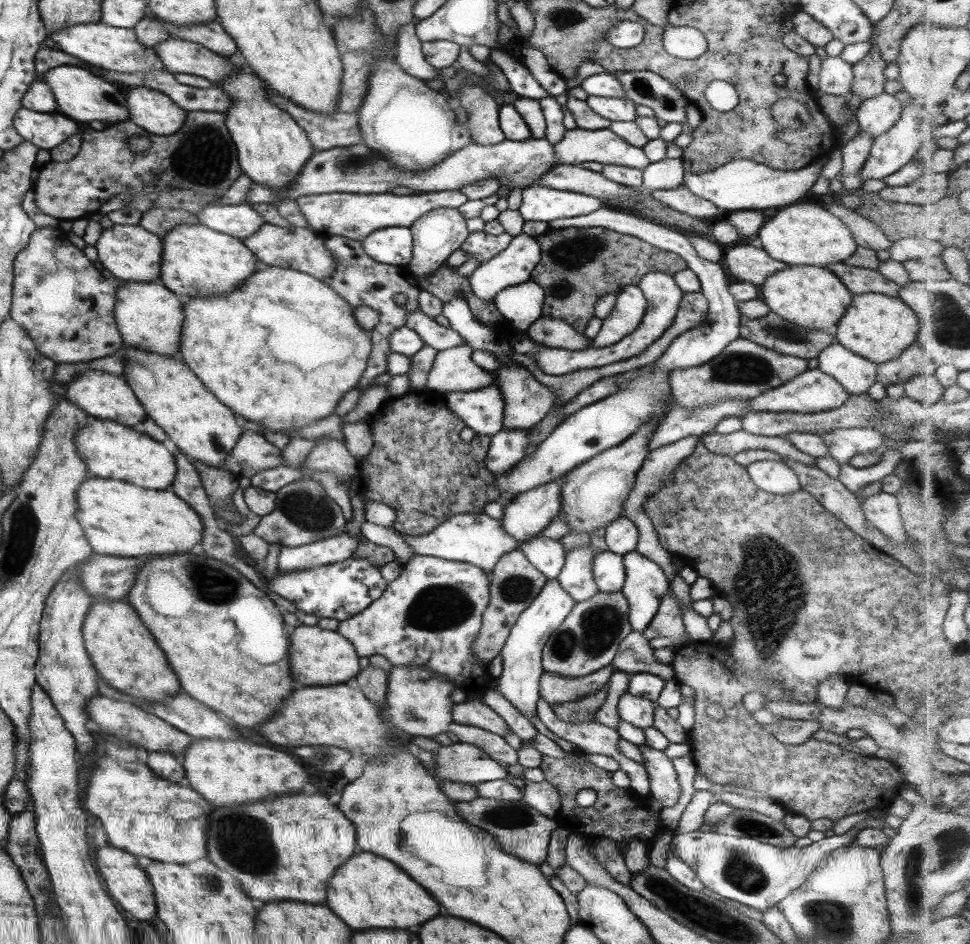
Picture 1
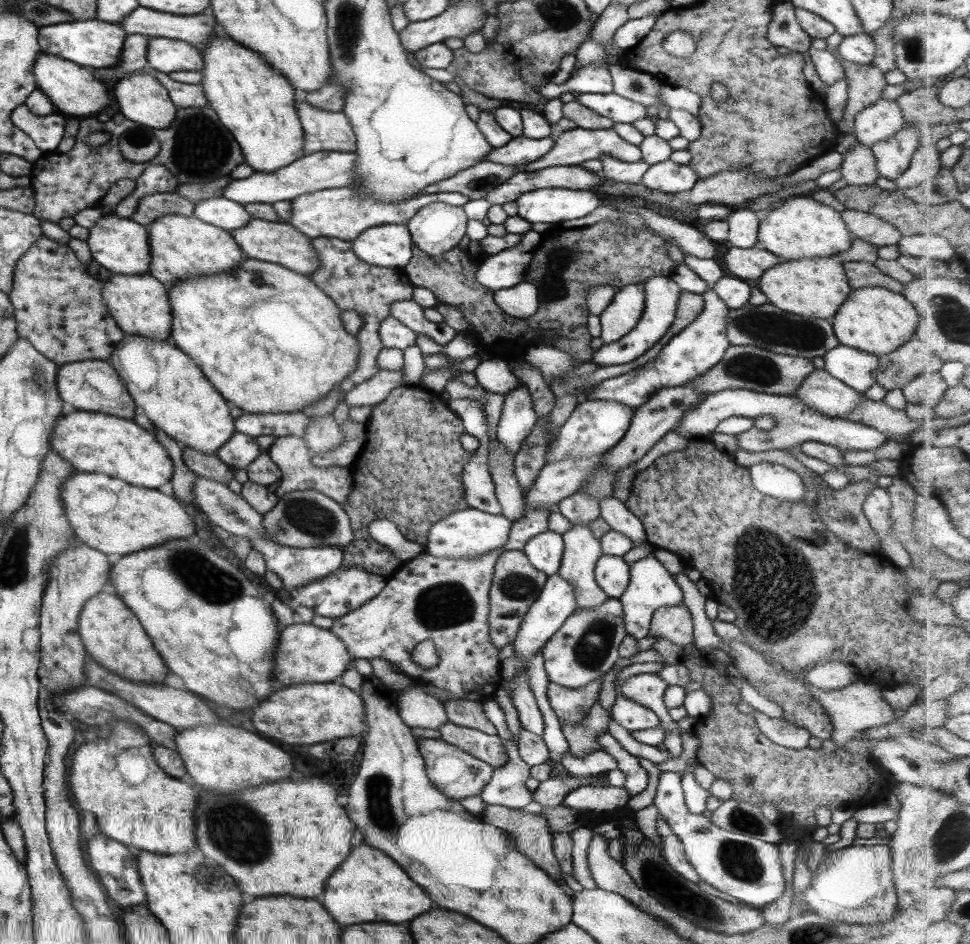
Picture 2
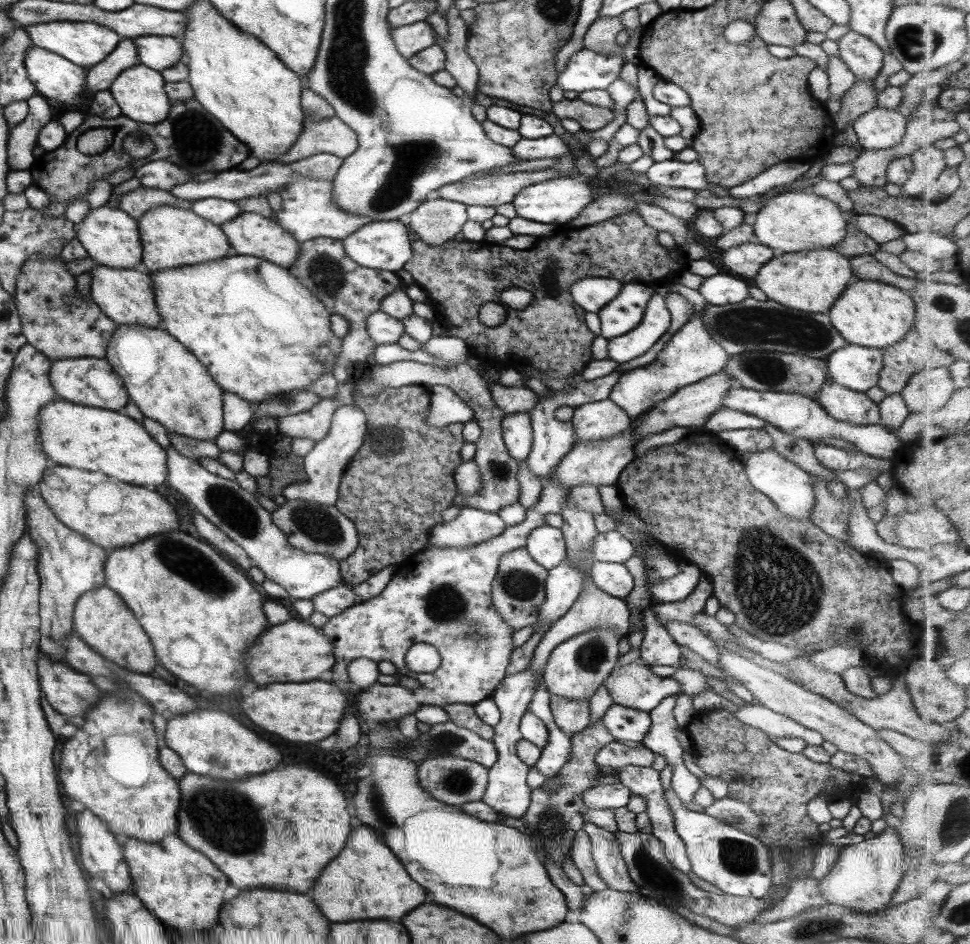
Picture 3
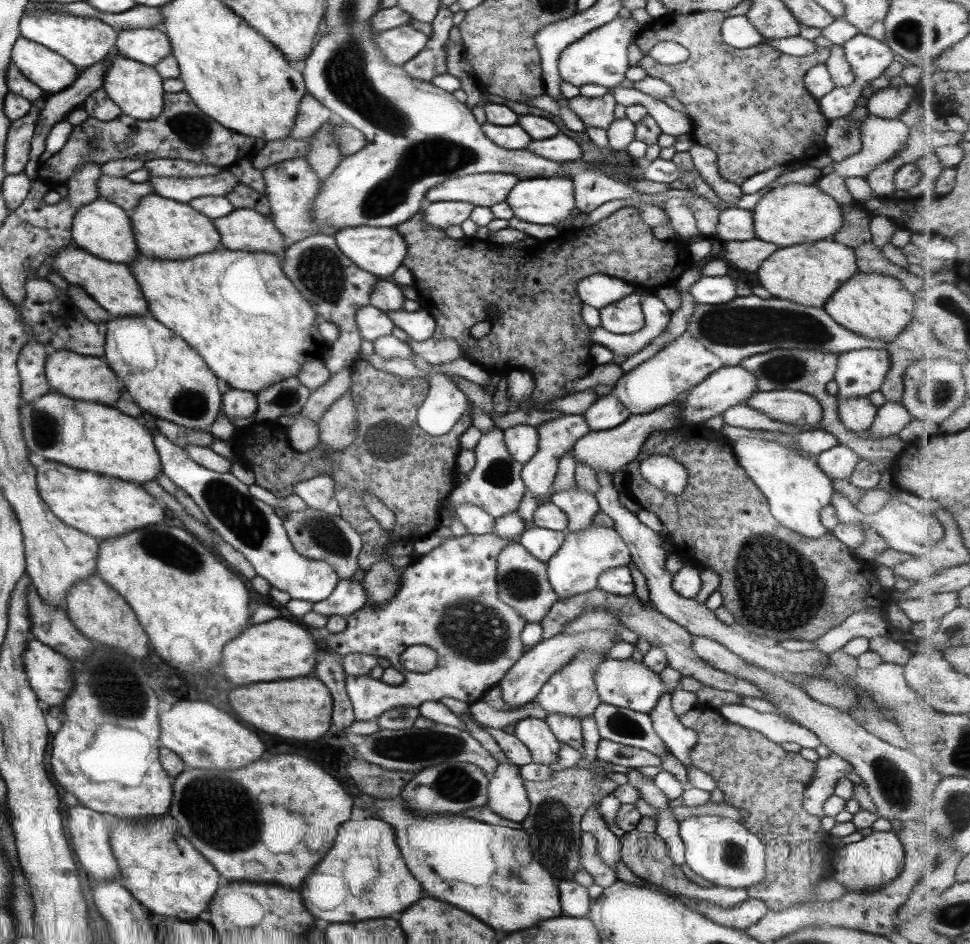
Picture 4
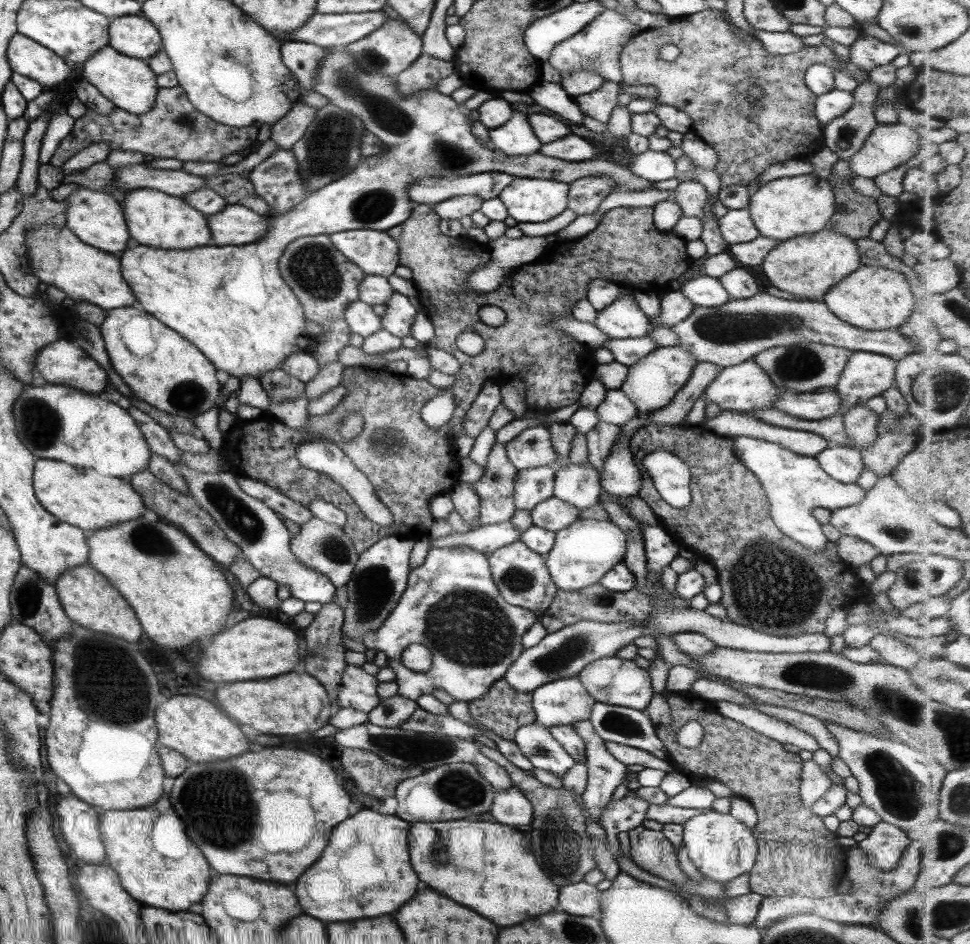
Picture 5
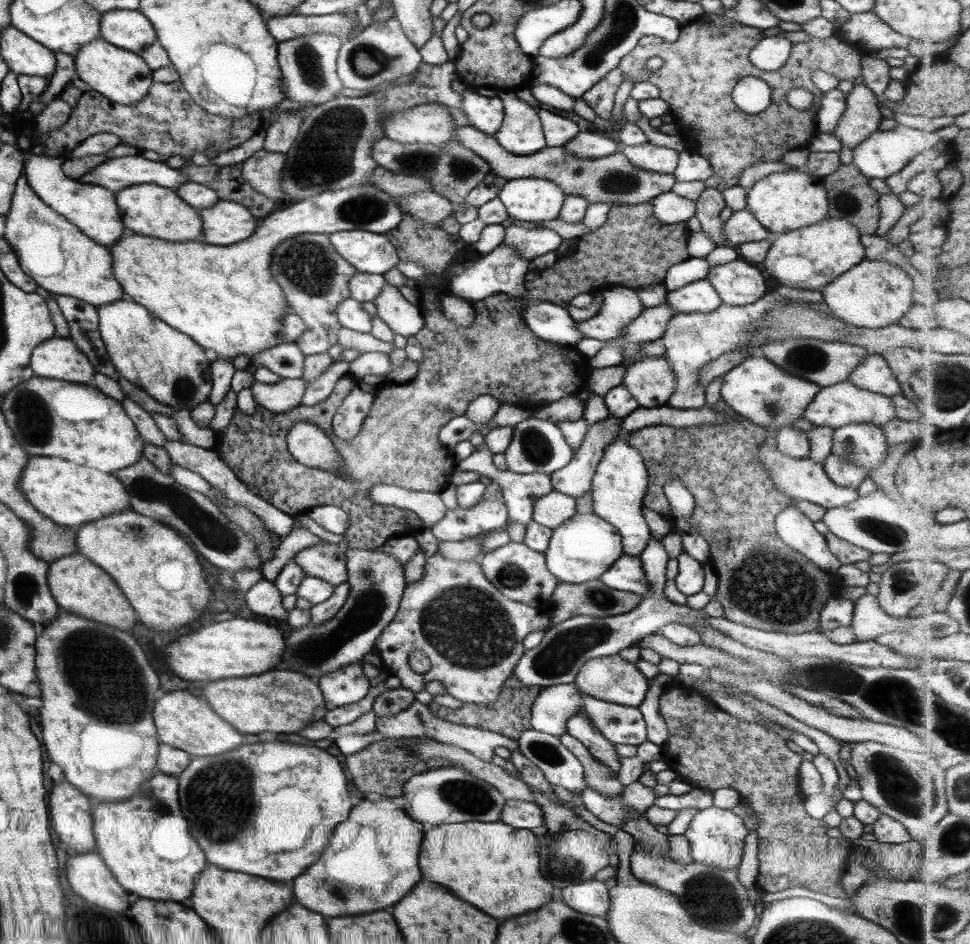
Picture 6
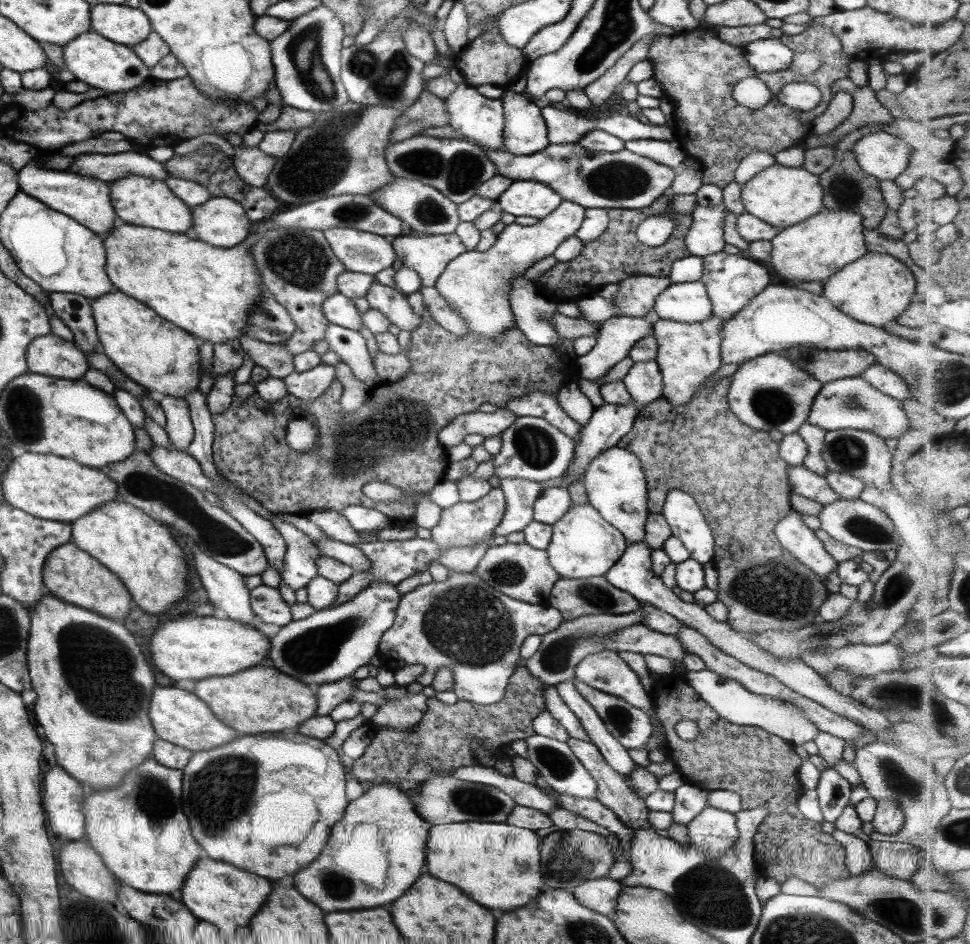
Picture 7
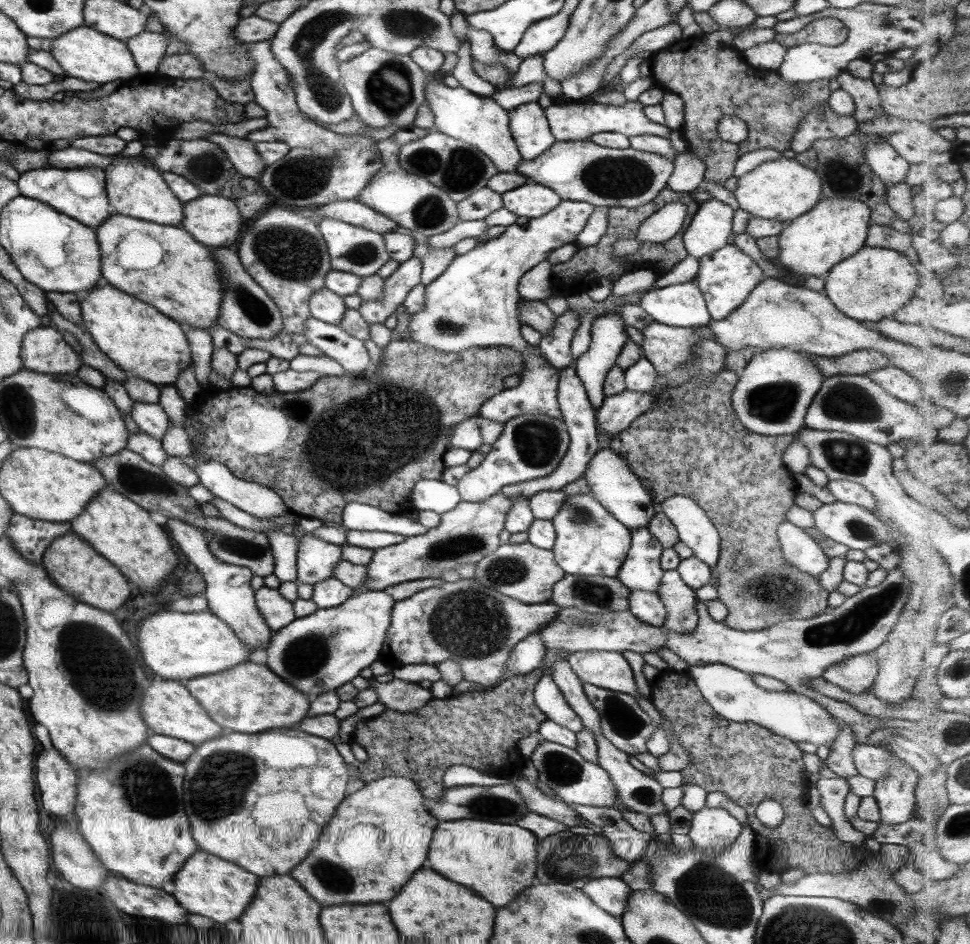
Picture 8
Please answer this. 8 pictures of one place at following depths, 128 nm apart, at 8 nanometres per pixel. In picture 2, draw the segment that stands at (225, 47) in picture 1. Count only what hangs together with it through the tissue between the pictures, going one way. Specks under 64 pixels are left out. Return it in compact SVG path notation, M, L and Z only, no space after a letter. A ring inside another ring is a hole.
M137 5L131 13L121 17L116 24L125 34L143 34L147 37L177 39L187 44L201 47L213 37L217 24L214 16L172 15L157 12Z

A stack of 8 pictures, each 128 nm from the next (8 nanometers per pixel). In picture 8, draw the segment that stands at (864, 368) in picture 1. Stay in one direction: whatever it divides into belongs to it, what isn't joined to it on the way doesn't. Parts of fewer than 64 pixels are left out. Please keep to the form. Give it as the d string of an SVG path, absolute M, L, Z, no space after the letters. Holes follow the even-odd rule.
M893 365L877 368L866 376L876 382L889 396L901 402L913 405L917 399L924 398L924 390L919 390L919 383L913 376Z

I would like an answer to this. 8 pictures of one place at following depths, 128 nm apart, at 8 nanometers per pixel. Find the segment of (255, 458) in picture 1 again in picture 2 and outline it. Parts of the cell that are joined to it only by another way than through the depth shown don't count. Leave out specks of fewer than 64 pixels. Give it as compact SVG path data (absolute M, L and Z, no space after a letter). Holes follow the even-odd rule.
M234 432L214 453L217 459L221 459L230 468L245 470L261 452L251 436Z

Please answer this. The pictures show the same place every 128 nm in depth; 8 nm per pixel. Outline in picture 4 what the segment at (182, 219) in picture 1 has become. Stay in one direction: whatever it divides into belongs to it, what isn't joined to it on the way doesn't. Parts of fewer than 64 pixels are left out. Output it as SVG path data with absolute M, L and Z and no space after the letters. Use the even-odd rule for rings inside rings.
M100 174L97 178L97 192L101 199L113 202L119 206L128 217L133 214L137 202L148 196L148 194L155 193L155 190L146 183L130 182L125 177L113 178L111 176L104 176Z

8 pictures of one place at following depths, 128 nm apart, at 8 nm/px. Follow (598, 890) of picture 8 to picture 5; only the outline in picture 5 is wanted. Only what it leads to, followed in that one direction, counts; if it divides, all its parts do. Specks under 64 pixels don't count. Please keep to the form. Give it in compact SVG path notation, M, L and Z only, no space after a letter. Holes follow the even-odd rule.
M585 881L558 887L558 908L573 916L589 917L600 920L598 897L600 892L595 885L589 885Z

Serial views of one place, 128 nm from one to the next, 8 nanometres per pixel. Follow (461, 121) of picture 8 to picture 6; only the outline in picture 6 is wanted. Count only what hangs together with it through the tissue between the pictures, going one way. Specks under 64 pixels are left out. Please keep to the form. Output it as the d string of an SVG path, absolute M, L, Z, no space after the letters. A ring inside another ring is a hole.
M481 90L478 92L462 91L461 112L467 118L469 126L482 134L493 137L501 126L503 102L498 97L487 97Z

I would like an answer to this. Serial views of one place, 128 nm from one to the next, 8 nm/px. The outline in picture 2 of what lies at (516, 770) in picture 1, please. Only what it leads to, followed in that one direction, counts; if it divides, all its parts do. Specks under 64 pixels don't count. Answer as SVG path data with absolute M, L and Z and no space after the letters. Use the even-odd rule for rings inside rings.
M447 721L439 727L440 739L458 750L472 755L493 768L501 767L507 762L506 751L501 739L495 735L455 726Z

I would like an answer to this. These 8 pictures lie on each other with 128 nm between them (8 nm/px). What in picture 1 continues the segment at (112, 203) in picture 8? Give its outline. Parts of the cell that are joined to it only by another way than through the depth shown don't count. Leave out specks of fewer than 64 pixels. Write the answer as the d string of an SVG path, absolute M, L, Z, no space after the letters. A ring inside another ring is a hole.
M199 223L175 225L163 235L161 244L159 282L180 300L227 293L242 286L260 267L253 252L241 240L218 233Z

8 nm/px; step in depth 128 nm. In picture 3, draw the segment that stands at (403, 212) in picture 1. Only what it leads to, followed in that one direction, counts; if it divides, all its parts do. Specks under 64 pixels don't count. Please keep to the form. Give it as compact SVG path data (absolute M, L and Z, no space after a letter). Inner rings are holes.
M296 178L282 186L278 193L281 197L281 209L273 213L272 219L299 243L319 237L342 241L359 227L371 222L369 218L337 209L332 202L332 182L327 180Z

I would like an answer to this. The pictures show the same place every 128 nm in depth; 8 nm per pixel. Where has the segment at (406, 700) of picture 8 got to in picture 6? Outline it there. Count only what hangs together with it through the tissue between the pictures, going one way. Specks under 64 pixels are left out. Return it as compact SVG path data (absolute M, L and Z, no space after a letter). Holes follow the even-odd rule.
M415 700L409 707L401 709L395 715L377 717L375 719L375 730L377 730L381 738L385 739L429 737L431 740L439 743L457 746L459 749L467 752L471 757L477 757L479 760L483 760L483 762L491 762L491 758L494 756L493 749L498 746L502 746L508 751L518 751L517 741L489 730L481 730L473 726L461 726L461 724L451 724L447 720L435 718L427 706Z

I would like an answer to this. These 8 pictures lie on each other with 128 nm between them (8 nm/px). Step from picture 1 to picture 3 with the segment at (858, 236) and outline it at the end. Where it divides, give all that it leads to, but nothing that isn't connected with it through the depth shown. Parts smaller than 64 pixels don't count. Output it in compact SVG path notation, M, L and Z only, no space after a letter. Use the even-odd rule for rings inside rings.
M847 214L846 217L859 231L872 238L878 245L902 237L904 233L897 224L879 216Z

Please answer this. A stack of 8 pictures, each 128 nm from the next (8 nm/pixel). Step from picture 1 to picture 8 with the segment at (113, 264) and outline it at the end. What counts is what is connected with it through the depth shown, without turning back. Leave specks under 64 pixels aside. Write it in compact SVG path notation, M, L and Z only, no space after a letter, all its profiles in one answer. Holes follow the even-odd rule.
M89 166L88 168L75 168L61 170L56 167L42 167L21 173L16 181L21 195L25 198L37 200L58 214L65 214L80 222L83 226L93 229L101 225L109 215L115 214L110 208L105 192L104 172Z

